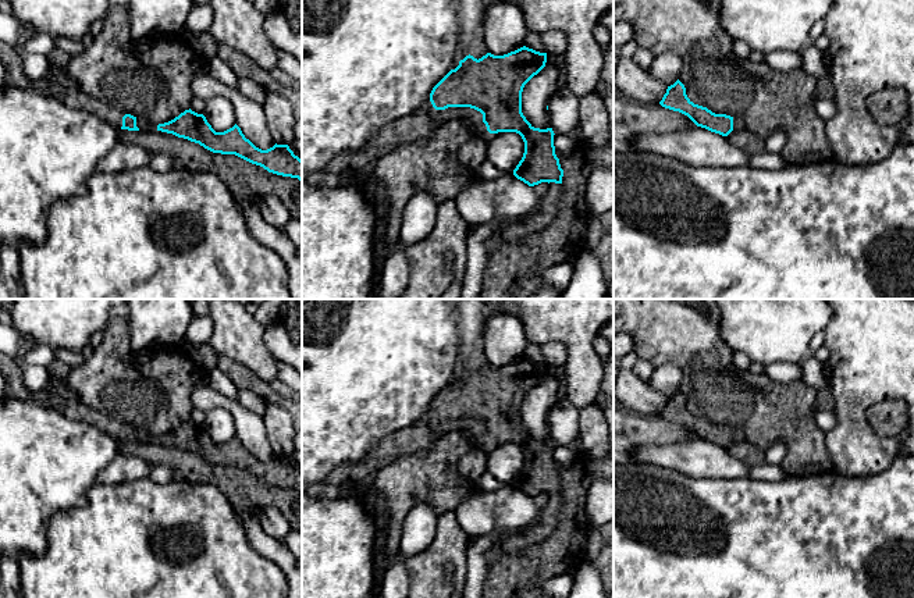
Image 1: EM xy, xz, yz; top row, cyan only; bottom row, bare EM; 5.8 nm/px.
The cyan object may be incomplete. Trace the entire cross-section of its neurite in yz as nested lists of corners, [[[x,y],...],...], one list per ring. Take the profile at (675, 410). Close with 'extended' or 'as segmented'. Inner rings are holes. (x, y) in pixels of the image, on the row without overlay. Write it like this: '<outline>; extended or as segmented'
[[[679,391],[673,396],[668,398],[659,416],[665,420],[687,427],[697,438],[722,448],[728,448],[733,441],[740,442],[746,439],[741,430],[733,430],[726,426],[715,426],[707,419],[694,416],[687,409],[686,399]]]; extended

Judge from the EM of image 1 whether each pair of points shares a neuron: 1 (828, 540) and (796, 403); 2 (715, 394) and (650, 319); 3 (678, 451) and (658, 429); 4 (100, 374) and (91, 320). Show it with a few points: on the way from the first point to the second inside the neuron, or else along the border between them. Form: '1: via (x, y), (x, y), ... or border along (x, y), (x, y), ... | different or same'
1: border along (831, 469), (792, 476) | different
2: via (707, 376), (668, 337) | same
3: border along (696, 437), (687, 441), (643, 444), (640, 447) | different
4: border along (116, 313), (102, 330) | different

